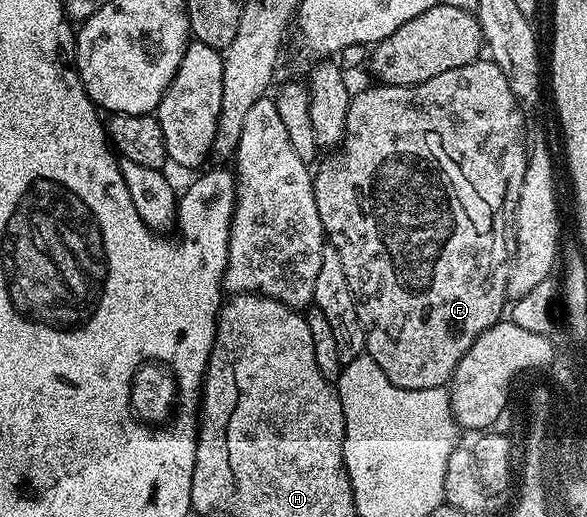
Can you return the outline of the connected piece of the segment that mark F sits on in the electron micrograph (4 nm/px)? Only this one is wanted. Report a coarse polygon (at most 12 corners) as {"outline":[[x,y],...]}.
{"outline":[[505,72],[351,95],[314,171],[365,352],[443,388],[504,317]]}

